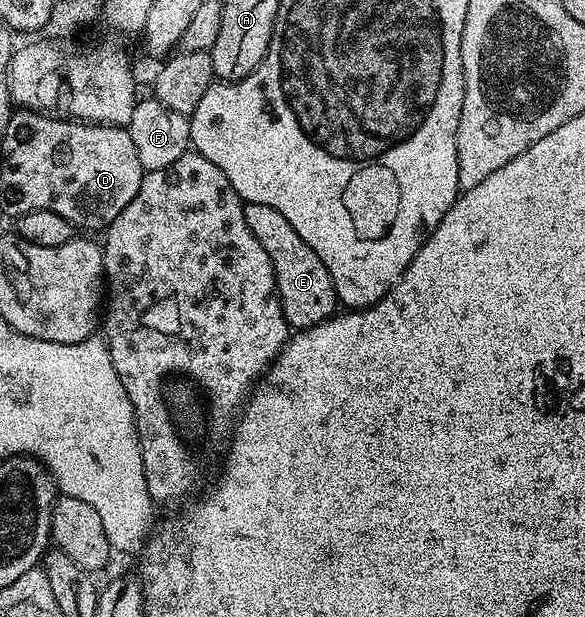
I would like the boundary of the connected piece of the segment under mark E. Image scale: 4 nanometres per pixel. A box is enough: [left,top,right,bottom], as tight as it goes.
[244,203,339,331]

